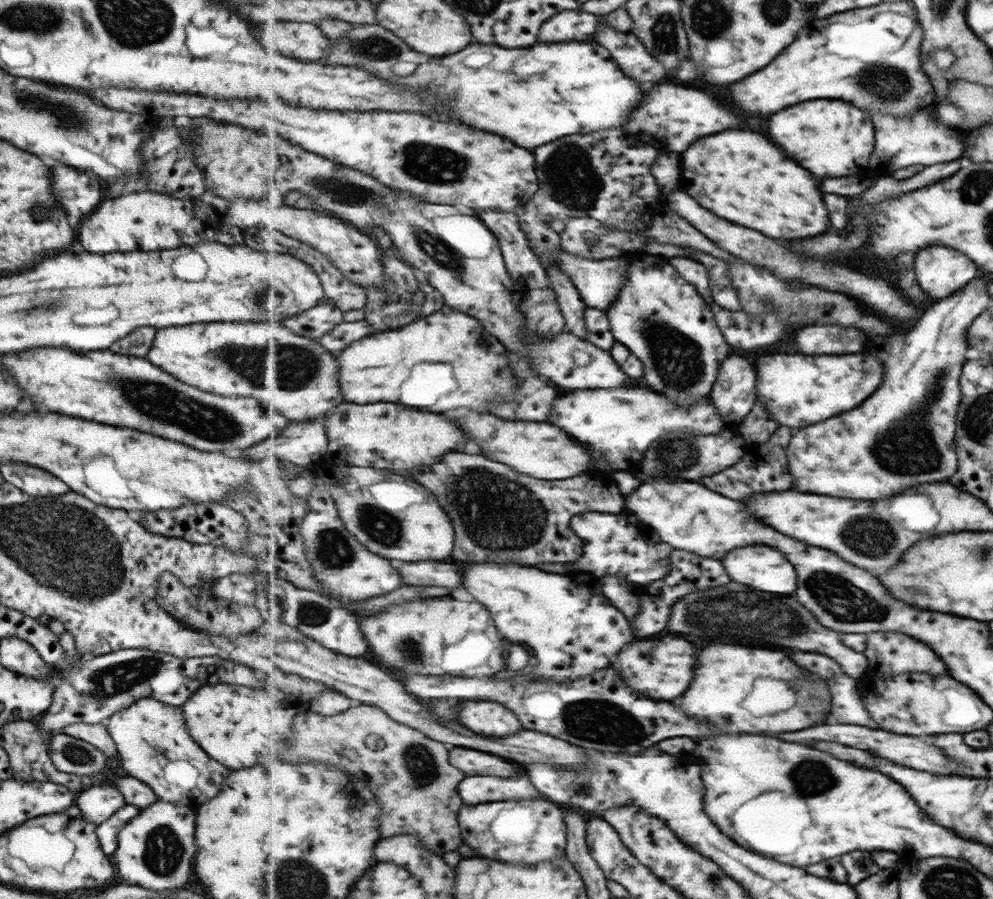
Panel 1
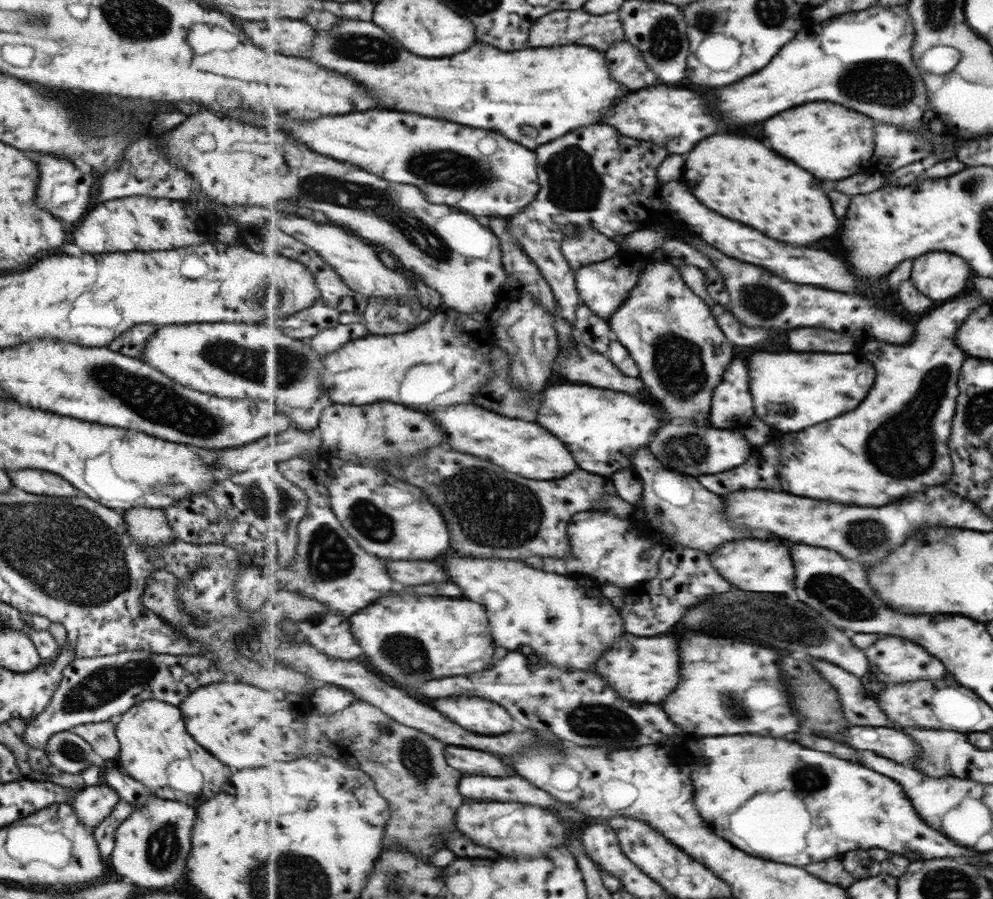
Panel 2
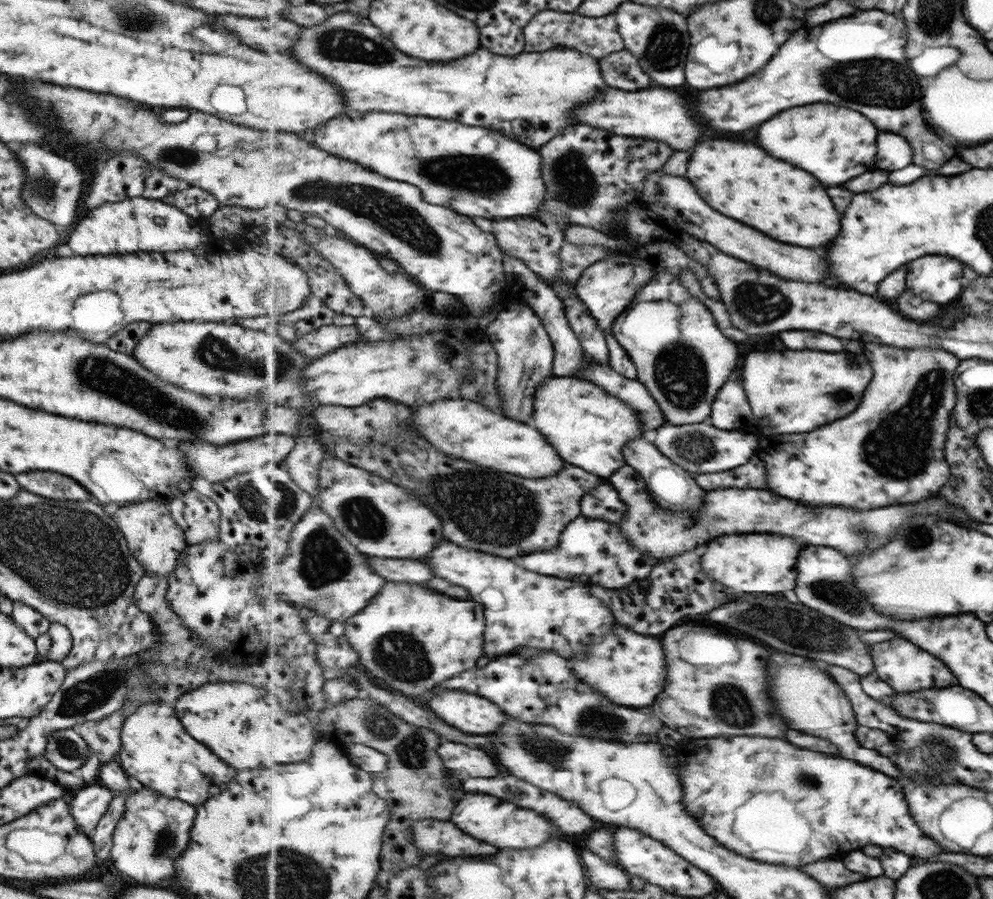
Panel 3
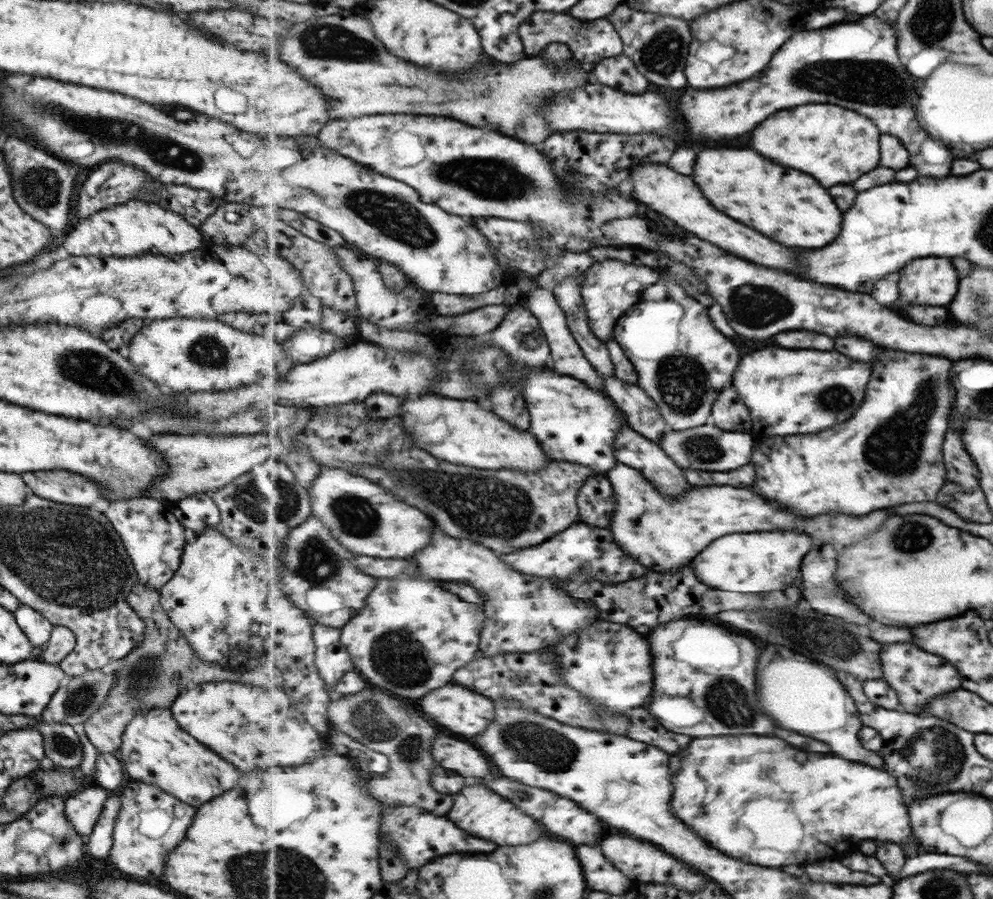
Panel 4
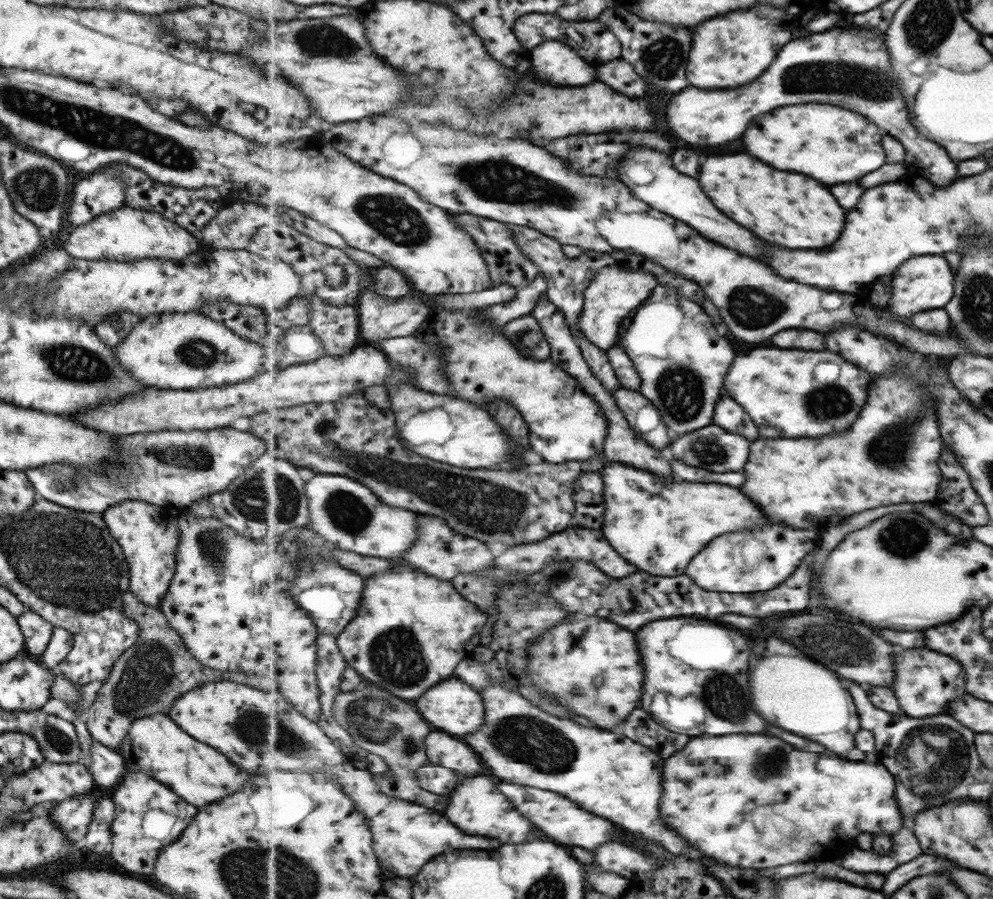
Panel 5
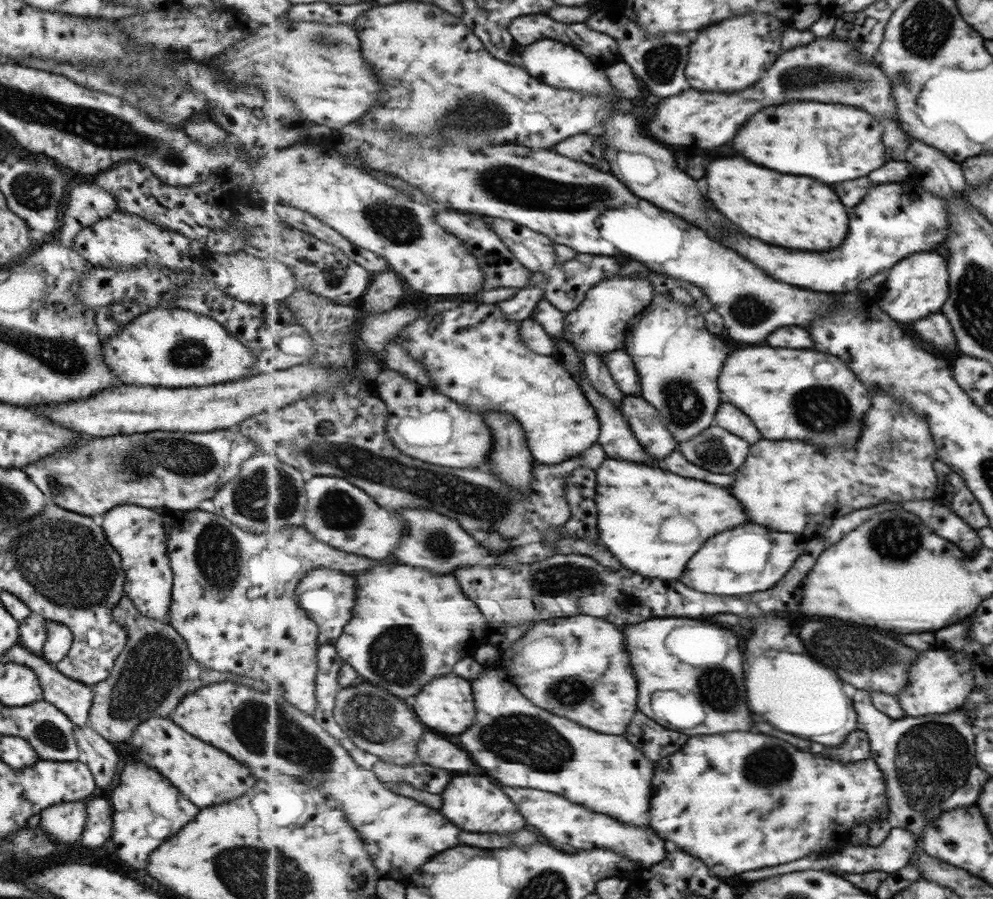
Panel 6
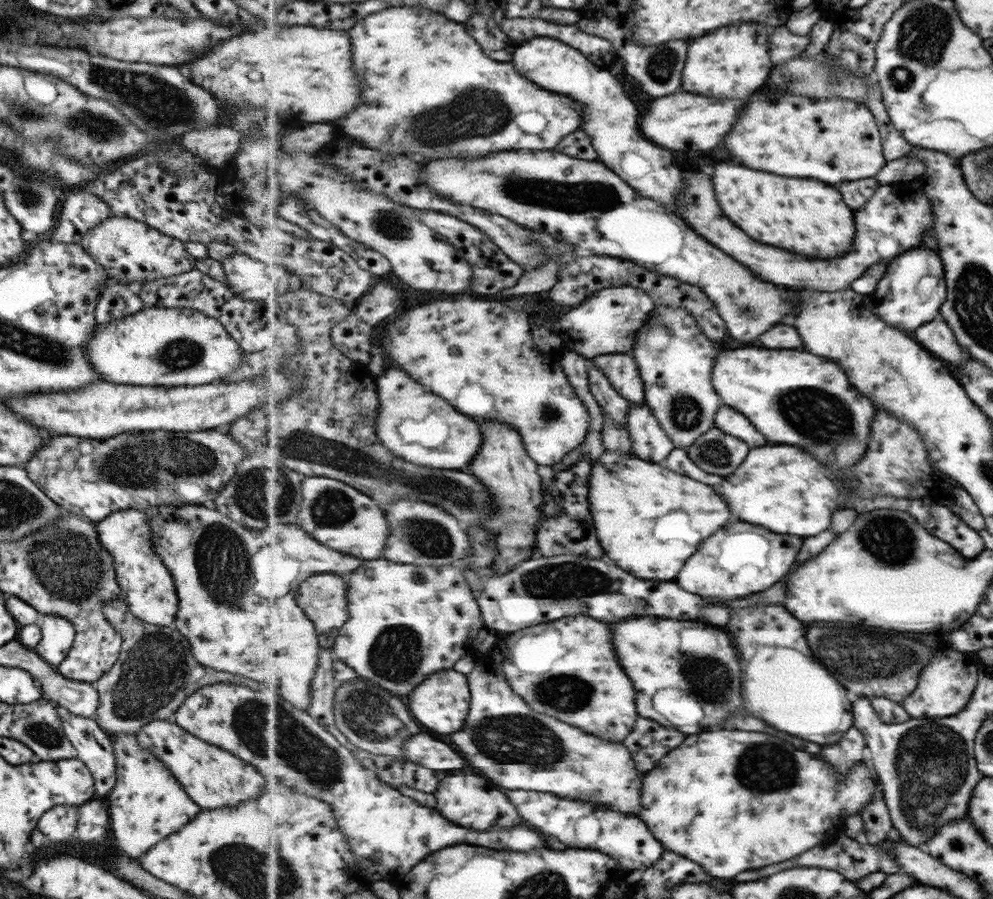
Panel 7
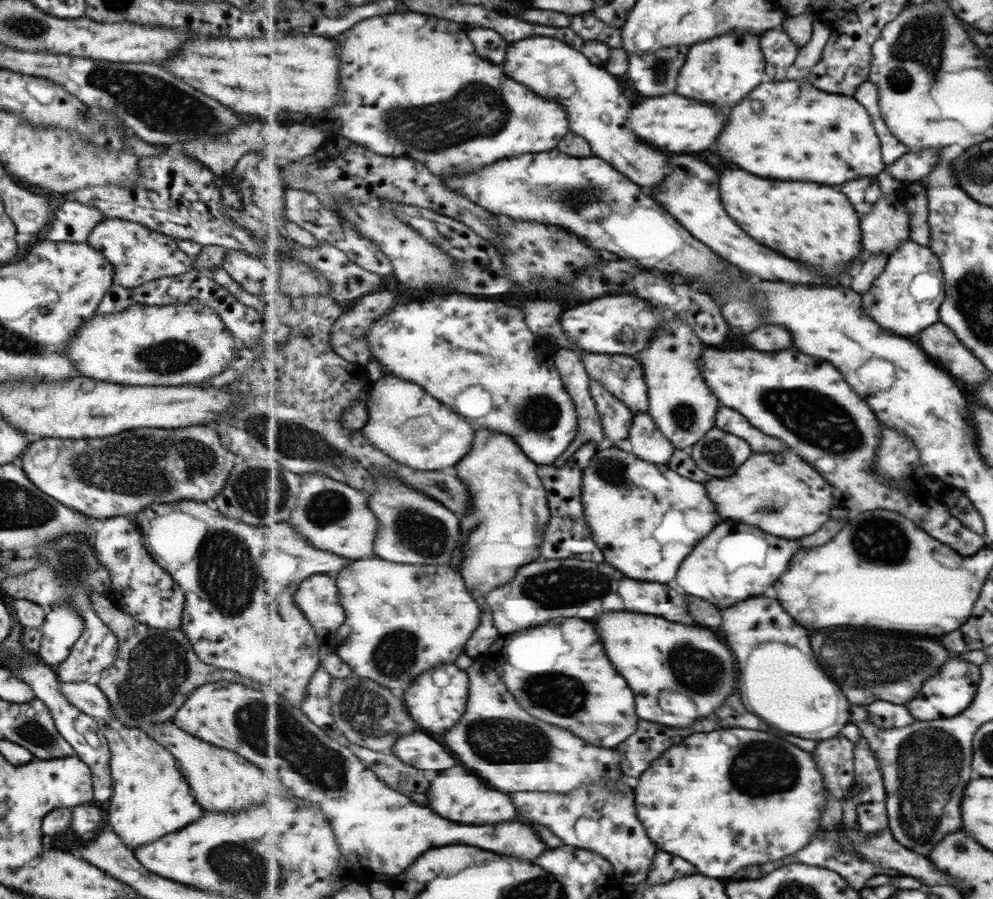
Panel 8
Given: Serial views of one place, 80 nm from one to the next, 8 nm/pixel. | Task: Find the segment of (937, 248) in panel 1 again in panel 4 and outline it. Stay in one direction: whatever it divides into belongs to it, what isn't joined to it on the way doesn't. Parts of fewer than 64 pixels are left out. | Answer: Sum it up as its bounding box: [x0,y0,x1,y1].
[900,257,958,307]

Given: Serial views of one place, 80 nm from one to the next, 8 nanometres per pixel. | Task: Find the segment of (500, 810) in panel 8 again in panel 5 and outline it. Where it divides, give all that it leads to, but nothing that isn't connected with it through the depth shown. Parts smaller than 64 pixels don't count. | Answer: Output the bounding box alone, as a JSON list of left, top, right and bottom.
[447,778,535,844]

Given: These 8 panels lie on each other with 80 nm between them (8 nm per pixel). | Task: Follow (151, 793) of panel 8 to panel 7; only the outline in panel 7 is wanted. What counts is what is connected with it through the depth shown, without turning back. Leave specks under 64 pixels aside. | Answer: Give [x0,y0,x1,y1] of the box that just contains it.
[104,733,203,858]

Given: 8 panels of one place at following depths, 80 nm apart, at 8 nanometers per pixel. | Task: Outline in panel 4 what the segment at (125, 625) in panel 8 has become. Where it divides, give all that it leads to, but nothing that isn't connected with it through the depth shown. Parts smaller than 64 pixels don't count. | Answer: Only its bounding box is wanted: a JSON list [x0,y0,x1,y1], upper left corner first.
[82,584,284,753]

